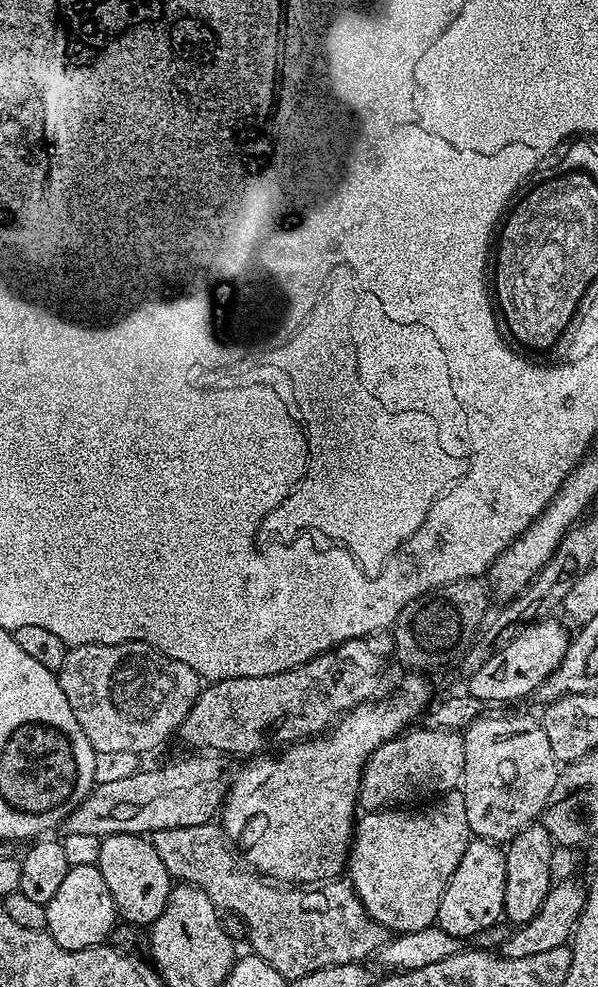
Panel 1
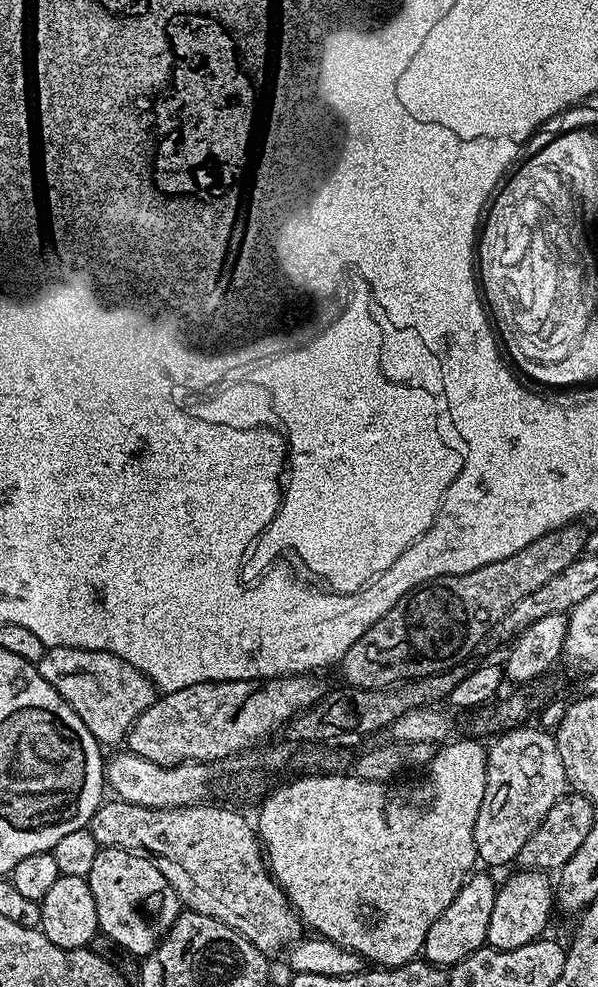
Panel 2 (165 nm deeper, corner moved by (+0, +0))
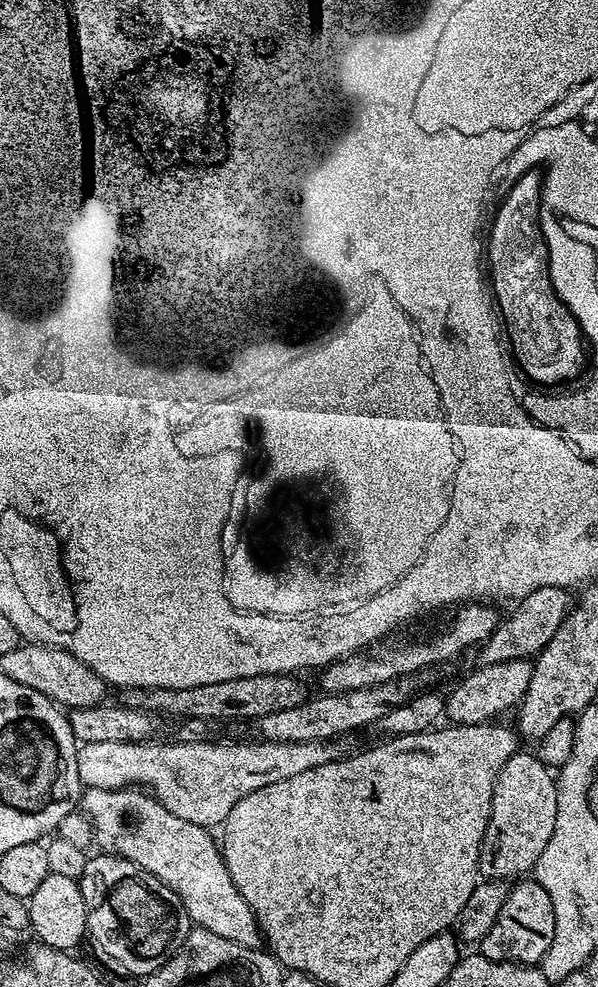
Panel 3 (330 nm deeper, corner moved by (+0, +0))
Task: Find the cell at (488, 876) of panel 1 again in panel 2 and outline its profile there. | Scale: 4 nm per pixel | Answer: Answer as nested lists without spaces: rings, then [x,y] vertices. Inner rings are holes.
[[[487,871],[479,872],[469,875],[458,890],[454,902],[450,902],[450,906],[446,906],[446,910],[437,918],[434,926],[430,926],[422,949],[423,959],[427,963],[438,968],[448,968],[487,945],[490,914],[494,911],[498,884],[487,876]]]

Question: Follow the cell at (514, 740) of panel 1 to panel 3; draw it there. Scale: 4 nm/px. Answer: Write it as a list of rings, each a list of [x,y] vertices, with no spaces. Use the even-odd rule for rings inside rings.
[[[517,750],[496,776],[492,817],[480,847],[480,875],[494,880],[531,873],[554,833],[556,776],[536,754]]]

